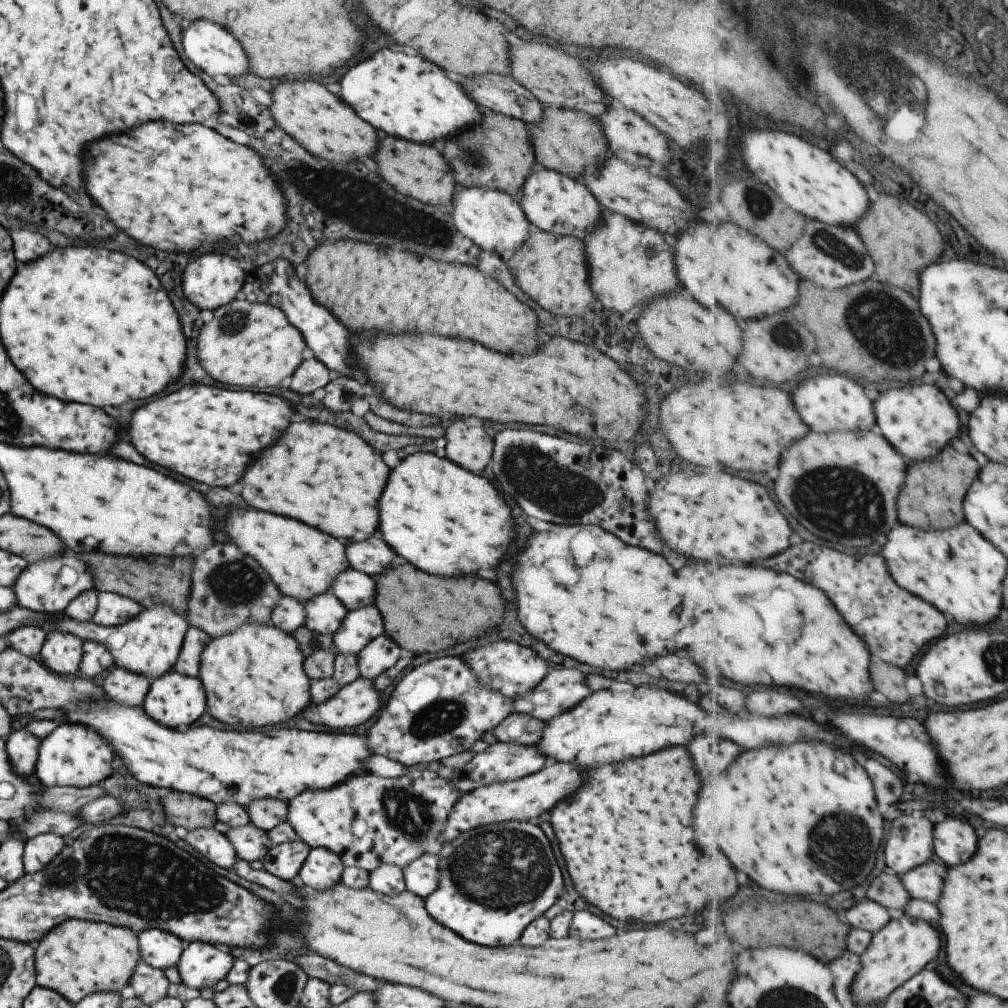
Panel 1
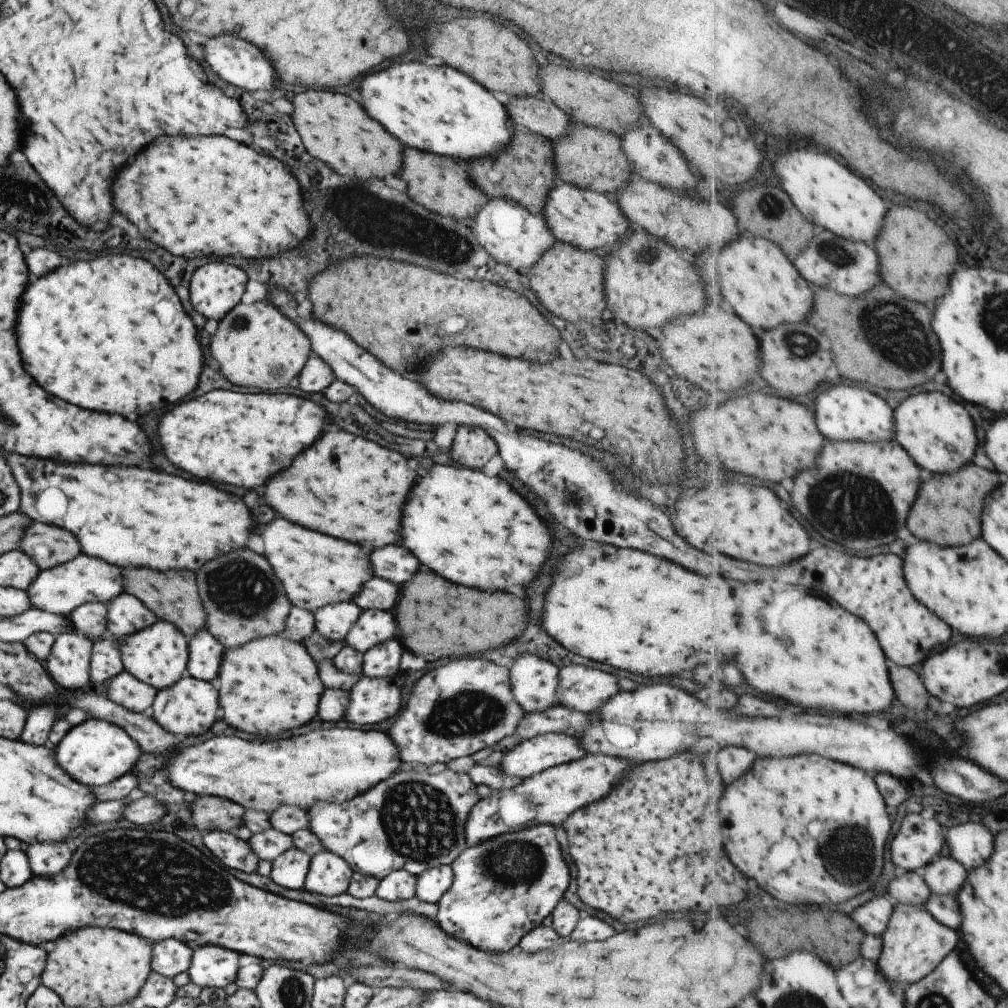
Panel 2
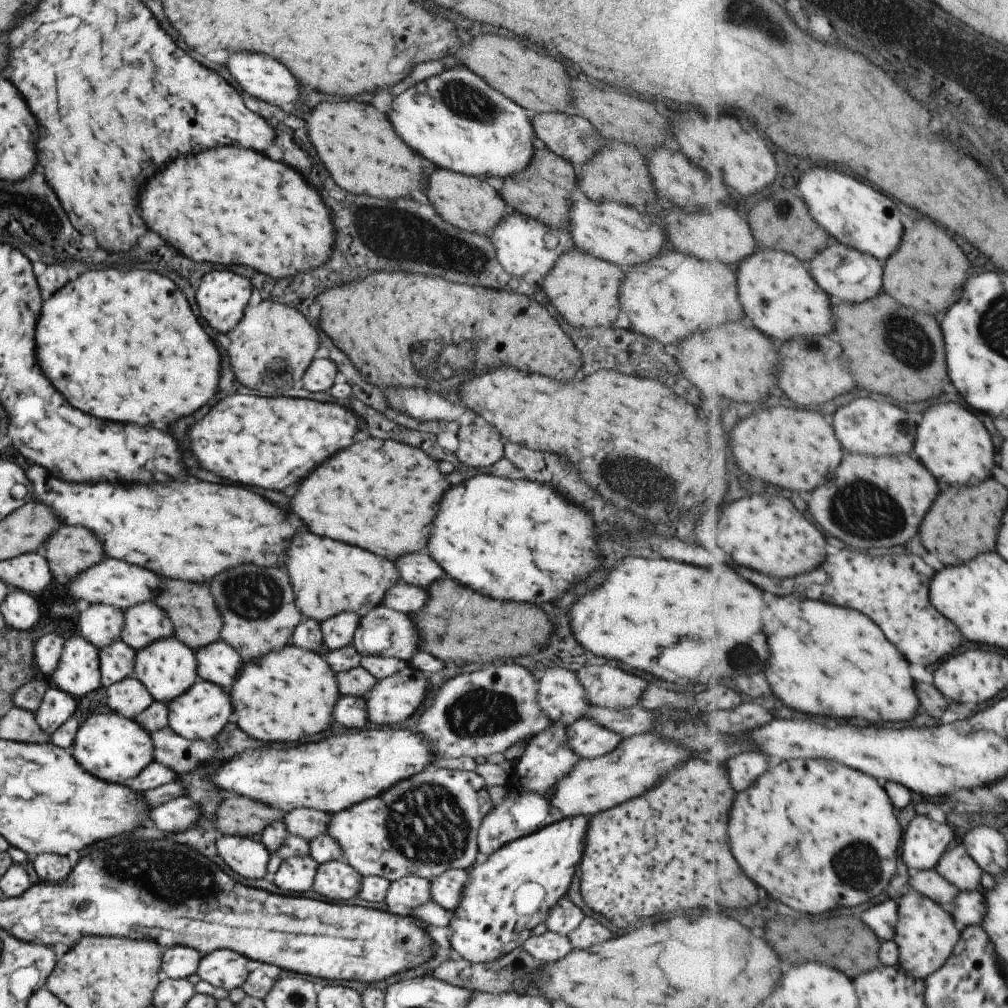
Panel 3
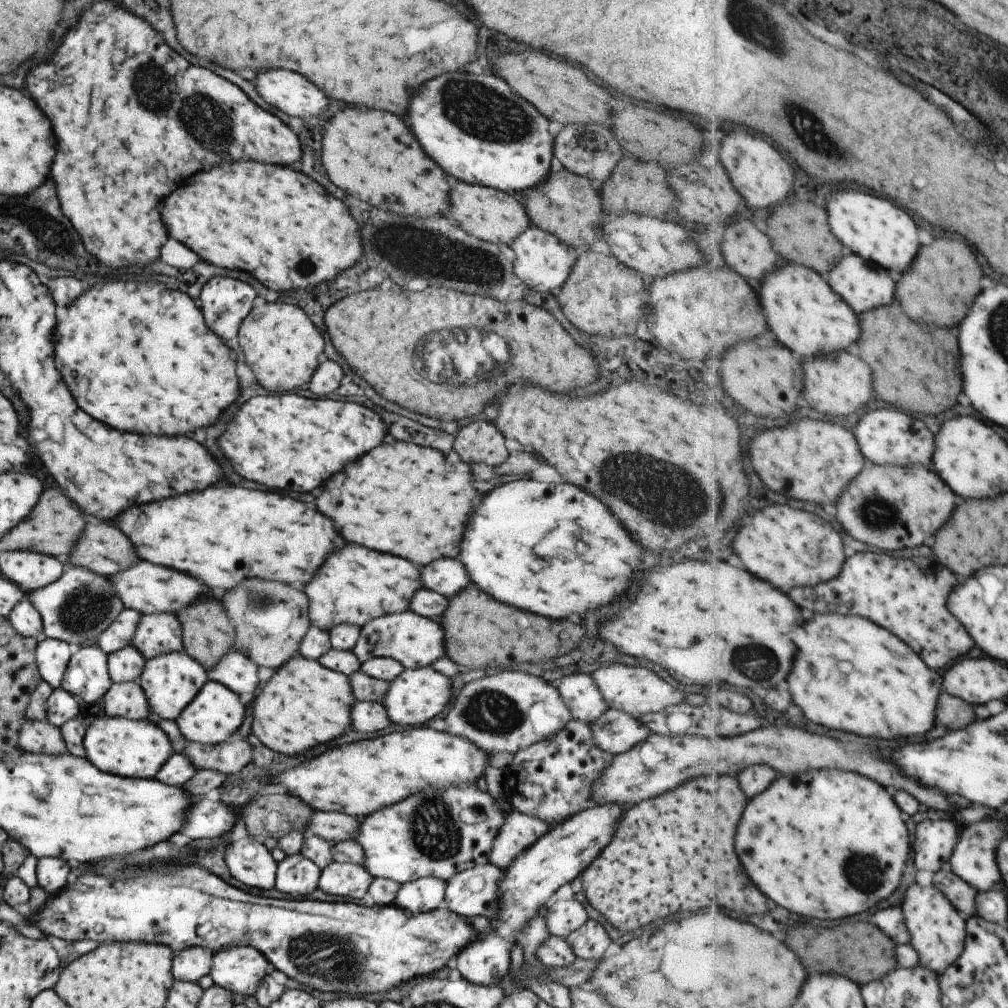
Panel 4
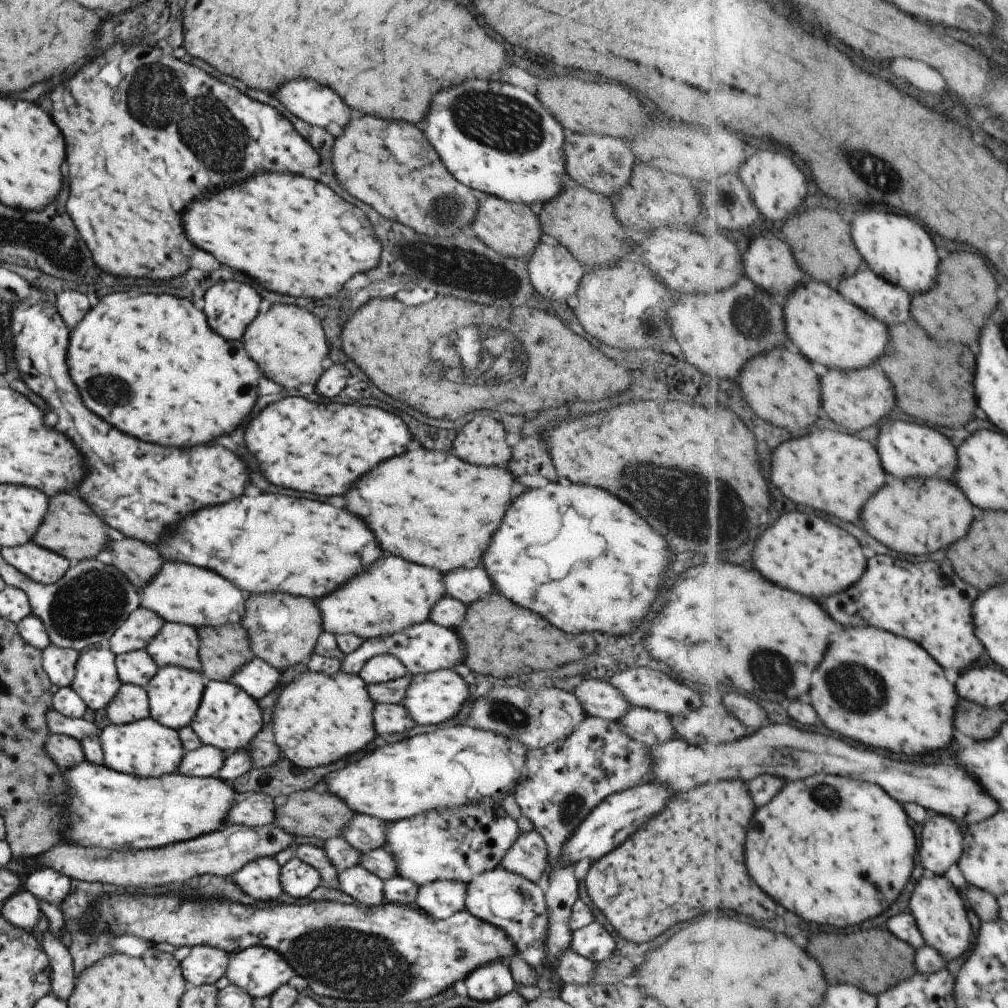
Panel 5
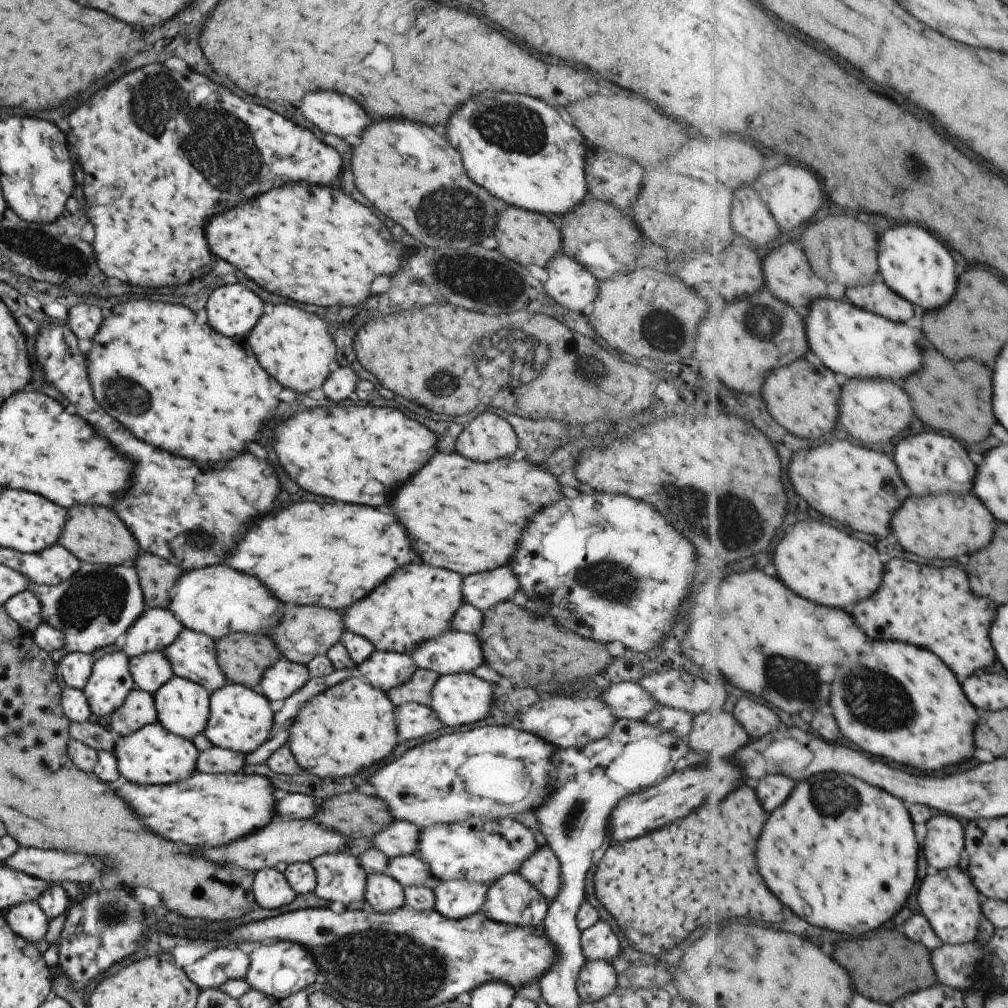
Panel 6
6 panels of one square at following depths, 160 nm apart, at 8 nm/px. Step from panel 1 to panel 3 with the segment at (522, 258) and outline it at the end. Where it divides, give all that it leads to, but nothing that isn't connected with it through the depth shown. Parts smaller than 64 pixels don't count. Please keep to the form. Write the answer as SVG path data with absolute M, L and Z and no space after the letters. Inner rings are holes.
M576 248L563 253L543 277L542 291L546 294L559 320L573 328L599 332L599 328L609 328L620 311L618 288L625 276L625 270L603 262L592 254Z

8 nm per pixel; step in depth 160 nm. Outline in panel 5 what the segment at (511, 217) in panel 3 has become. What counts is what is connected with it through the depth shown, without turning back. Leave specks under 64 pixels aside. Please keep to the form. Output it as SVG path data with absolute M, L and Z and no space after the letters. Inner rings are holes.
M540 242L524 262L530 285L535 292L555 302L563 302L565 298L575 294L586 271L573 255L559 244L547 246Z

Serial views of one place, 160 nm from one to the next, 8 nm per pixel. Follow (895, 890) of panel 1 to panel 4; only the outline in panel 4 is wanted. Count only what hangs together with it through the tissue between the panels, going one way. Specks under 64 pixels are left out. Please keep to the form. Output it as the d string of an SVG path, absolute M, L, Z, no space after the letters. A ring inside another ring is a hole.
M941 870L941 874L935 876L935 886L938 886L949 898L953 898L953 902L957 902L954 905L959 910L967 913L970 917L978 914L976 898L980 891L953 870L951 872Z

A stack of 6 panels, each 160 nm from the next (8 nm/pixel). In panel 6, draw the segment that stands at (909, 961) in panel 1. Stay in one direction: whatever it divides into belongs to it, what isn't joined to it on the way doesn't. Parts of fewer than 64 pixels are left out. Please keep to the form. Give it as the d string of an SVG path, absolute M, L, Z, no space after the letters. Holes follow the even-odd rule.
M957 866L925 876L925 882L919 890L919 904L921 912L929 919L945 945L967 944L977 938L979 918L984 910L981 910L978 886L967 867Z

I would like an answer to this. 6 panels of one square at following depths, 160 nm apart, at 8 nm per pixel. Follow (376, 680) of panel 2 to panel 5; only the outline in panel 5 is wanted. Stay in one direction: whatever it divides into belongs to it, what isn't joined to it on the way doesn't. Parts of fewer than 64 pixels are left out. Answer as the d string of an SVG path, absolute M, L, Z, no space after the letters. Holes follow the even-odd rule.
M439 669L432 673L413 675L401 704L417 725L441 724L459 712L461 705L469 696L467 685L468 683L453 669Z

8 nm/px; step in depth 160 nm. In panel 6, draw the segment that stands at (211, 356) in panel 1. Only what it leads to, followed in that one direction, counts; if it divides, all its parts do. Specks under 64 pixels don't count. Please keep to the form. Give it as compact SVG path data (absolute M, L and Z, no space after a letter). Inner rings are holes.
M273 305L269 314L262 314L247 334L247 342L261 364L284 388L307 392L322 388L329 376L329 362L334 360L336 346L326 327L317 315L304 312L295 306Z

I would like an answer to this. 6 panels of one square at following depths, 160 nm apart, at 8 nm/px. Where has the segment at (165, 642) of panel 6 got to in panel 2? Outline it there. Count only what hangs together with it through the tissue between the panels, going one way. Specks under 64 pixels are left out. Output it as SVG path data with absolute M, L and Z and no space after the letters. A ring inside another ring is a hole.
M83 603L68 614L75 632L85 635L91 642L107 633L106 606L103 603Z

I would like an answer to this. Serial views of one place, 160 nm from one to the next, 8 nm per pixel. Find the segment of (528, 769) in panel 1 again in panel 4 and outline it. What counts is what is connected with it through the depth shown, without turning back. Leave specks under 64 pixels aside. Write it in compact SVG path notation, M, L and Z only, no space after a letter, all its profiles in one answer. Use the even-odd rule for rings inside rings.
M608 708L588 725L597 746L612 755L629 750L635 743L643 742L651 734L643 723L624 710Z

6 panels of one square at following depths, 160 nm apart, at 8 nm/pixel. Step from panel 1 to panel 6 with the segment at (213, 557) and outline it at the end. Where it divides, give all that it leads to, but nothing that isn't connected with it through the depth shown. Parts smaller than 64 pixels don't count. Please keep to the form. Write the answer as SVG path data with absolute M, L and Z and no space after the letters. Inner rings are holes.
M285 606L278 625L266 633L272 638L281 658L306 665L314 656L325 655L345 632L342 612L325 610L319 606Z

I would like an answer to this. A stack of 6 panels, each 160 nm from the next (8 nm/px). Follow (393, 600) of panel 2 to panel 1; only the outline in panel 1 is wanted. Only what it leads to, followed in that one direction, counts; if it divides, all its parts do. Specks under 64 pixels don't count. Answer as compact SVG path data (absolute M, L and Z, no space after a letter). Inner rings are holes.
M348 566L335 577L329 592L333 593L348 611L373 606L376 600L375 579Z

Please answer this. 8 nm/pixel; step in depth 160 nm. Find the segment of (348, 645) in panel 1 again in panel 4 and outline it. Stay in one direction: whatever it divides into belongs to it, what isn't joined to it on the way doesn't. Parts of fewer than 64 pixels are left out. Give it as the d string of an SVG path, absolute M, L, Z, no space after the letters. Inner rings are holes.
M413 611L383 615L366 622L360 629L355 646L350 650L360 662L371 657L391 657L404 669L429 667L444 655L444 634L439 621L420 617Z

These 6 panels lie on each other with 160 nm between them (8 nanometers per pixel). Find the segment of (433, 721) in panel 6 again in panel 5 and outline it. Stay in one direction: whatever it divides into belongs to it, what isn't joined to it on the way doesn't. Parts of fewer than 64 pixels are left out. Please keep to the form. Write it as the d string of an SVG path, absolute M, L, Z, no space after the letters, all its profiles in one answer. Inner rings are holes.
M375 703L372 719L376 734L401 734L416 725L401 703L398 705Z

